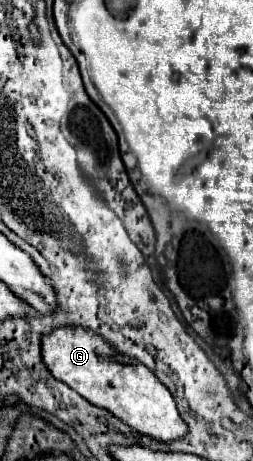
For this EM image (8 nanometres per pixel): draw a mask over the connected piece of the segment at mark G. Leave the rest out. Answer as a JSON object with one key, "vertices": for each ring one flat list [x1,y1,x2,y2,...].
{"vertices":[[82,328,54,330,42,338,42,358,56,380,66,382,90,404,114,412,116,418,138,434,160,442,174,442,188,434,170,390,144,364,112,352,98,334]]}

